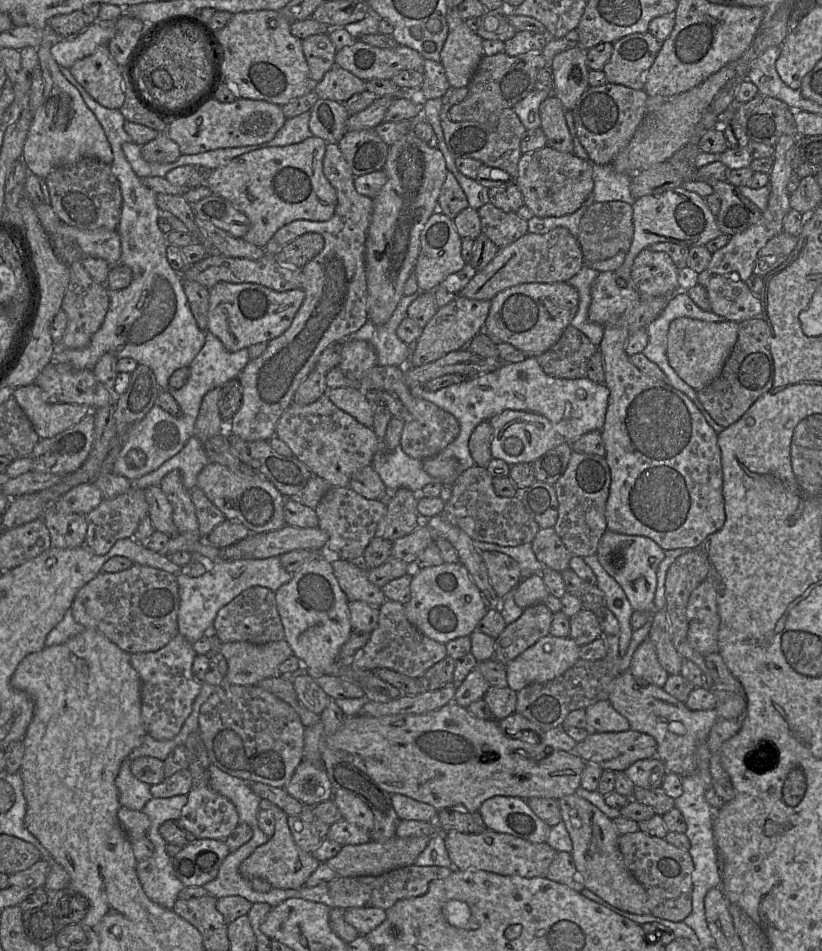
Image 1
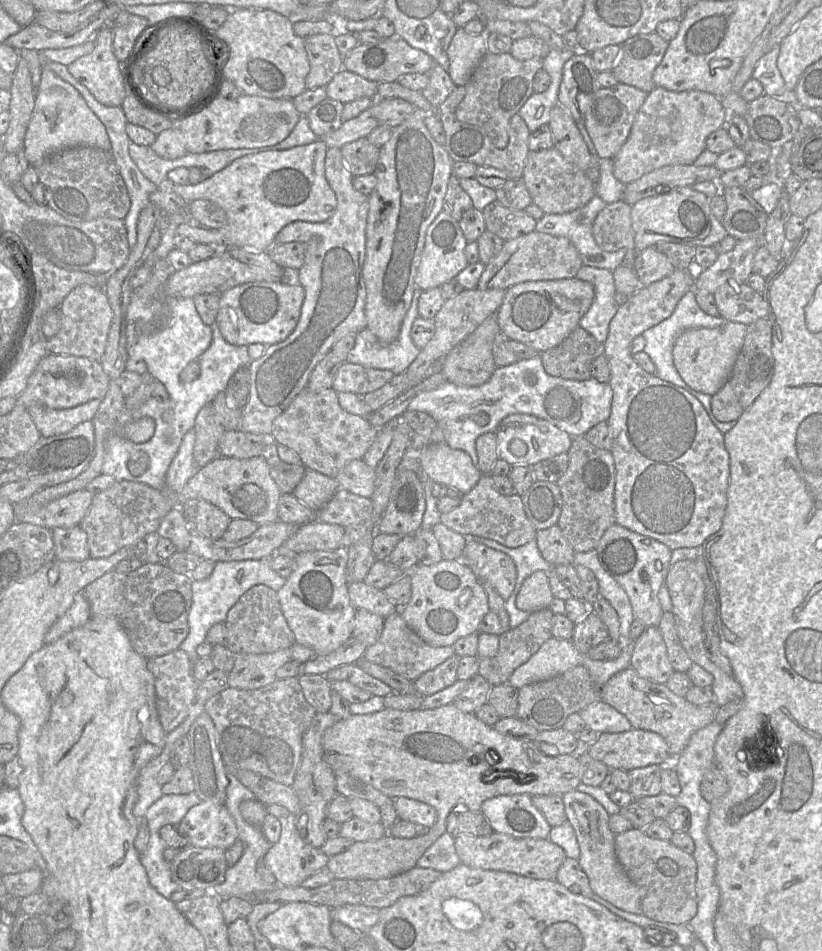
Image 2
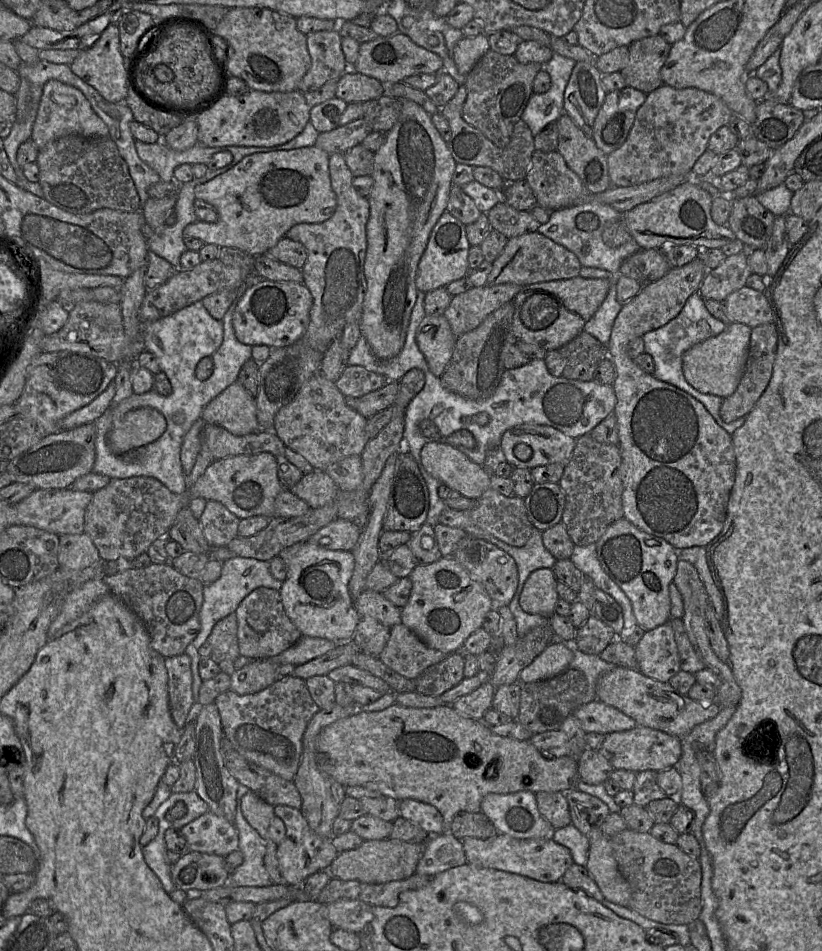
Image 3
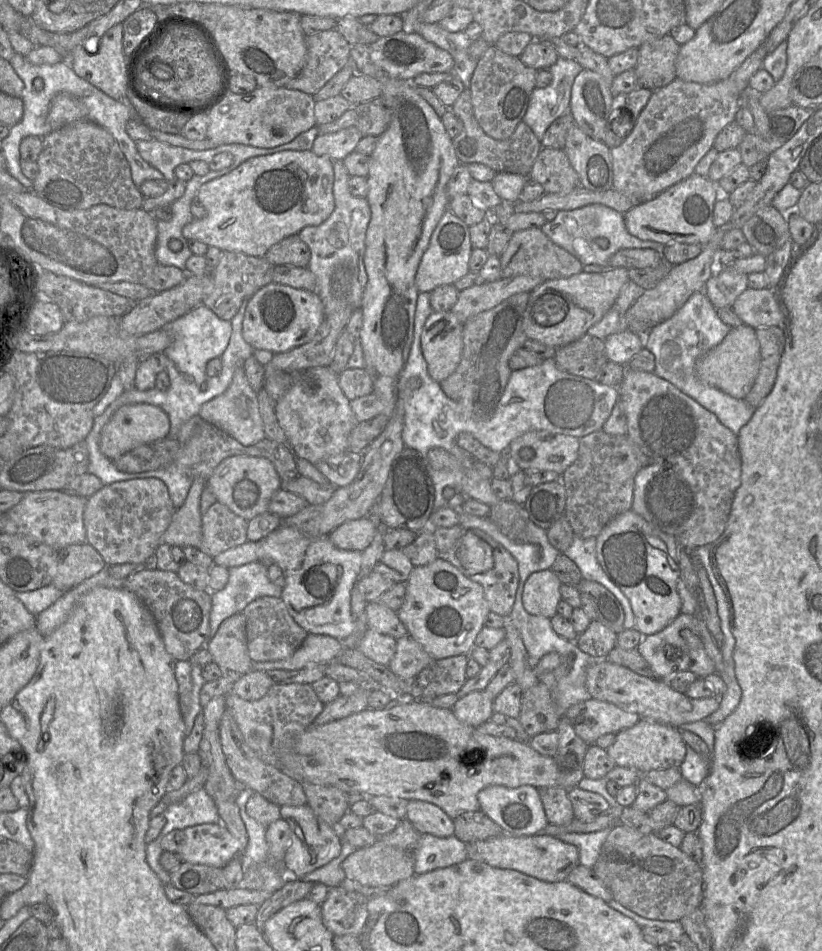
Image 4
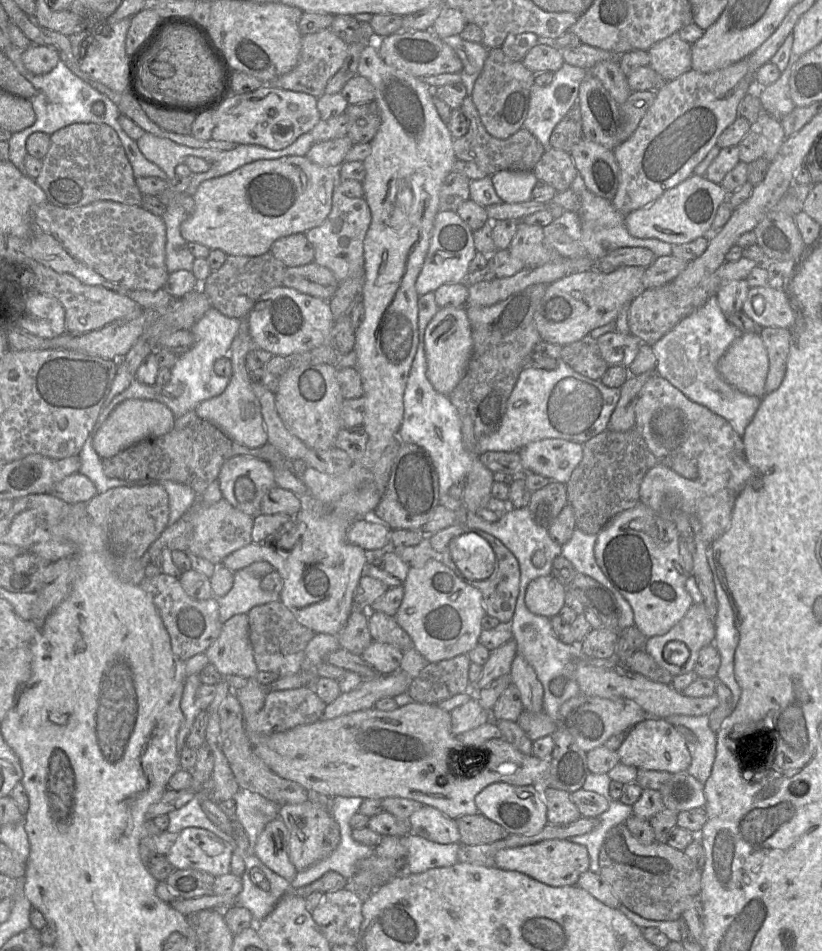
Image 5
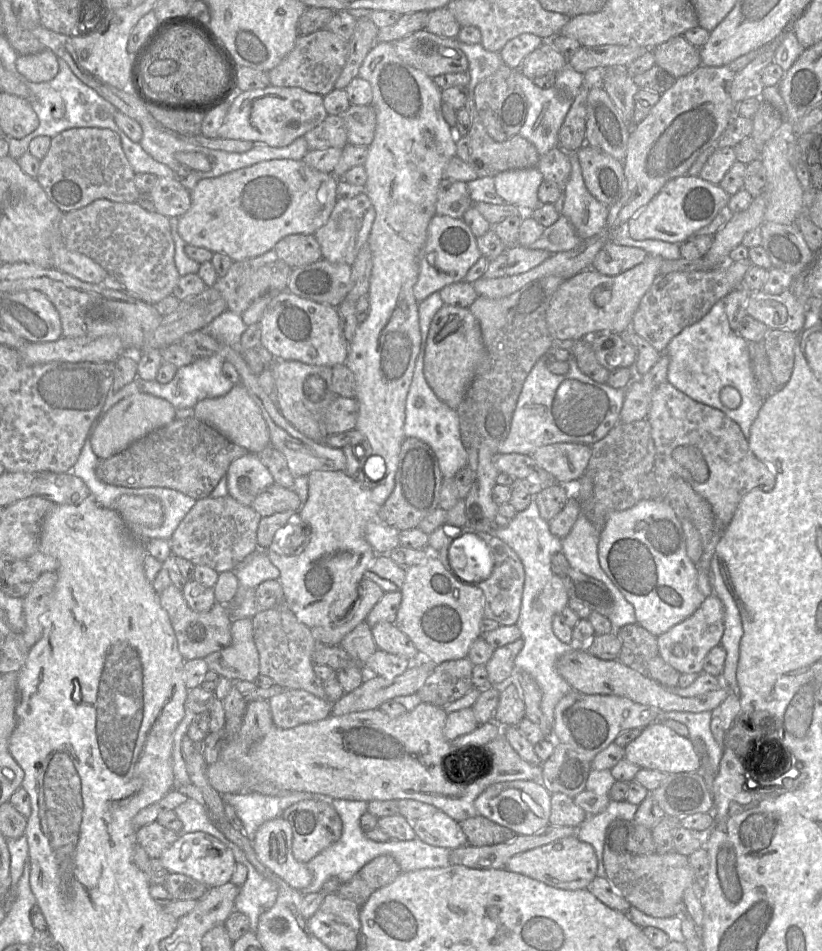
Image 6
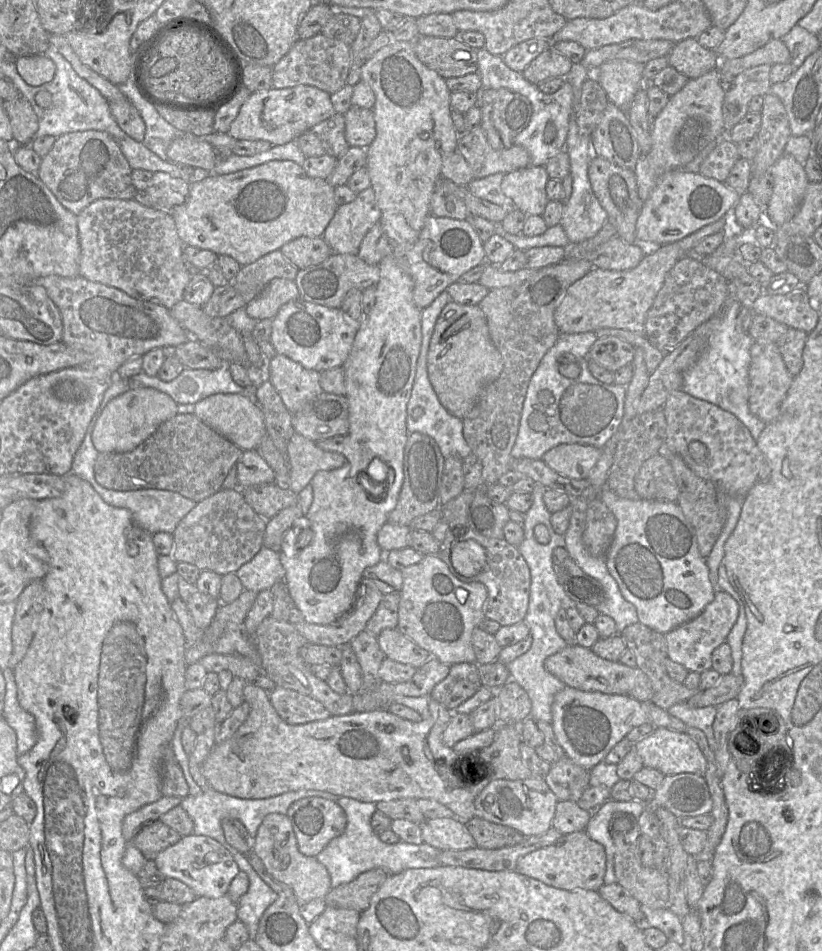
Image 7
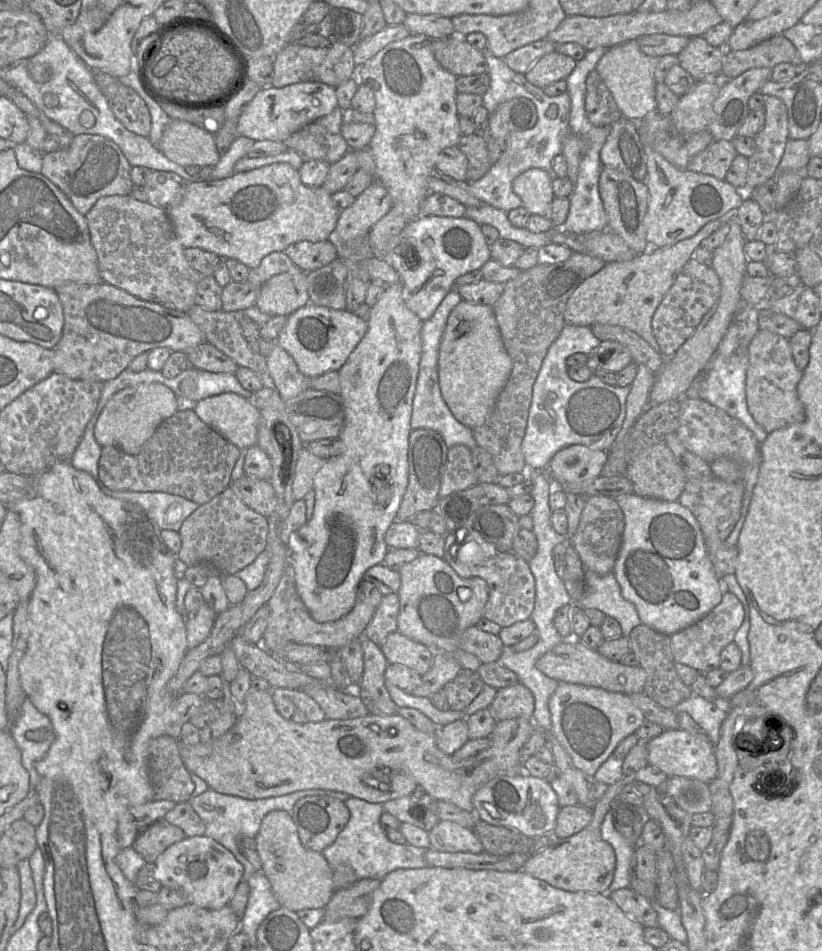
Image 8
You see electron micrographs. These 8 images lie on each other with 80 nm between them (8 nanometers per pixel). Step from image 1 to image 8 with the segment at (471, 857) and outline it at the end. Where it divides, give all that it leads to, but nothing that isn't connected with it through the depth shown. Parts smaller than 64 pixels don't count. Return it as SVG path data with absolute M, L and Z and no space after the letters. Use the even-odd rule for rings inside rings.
M623 776L621 780L608 785L606 792L591 808L593 818L589 825L570 837L553 839L549 846L529 857L522 871L566 891L606 893L614 879L616 856L613 847L601 836L601 824L611 810L614 799L628 782L634 780L634 777Z

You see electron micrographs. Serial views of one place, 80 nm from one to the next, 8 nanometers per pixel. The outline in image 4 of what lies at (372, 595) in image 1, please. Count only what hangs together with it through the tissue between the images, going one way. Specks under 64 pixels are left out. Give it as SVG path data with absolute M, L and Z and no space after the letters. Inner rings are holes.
M379 601L366 605L367 627L376 632L392 636L396 640L407 635L408 631L400 621L397 612Z

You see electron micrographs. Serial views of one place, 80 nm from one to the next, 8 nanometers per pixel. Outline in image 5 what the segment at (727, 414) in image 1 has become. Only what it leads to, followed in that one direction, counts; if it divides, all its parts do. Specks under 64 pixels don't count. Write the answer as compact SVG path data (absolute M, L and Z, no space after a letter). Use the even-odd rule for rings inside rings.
M760 328L760 335L768 355L769 367L765 394L775 391L782 383L787 366L791 334L786 328Z

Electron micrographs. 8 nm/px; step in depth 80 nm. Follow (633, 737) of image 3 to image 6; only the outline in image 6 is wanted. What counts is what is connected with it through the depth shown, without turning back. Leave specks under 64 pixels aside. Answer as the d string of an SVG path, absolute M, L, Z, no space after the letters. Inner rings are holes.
M656 721L645 728L641 734L625 748L625 757L631 763L663 773L700 772L701 759L688 737L677 734L661 721Z

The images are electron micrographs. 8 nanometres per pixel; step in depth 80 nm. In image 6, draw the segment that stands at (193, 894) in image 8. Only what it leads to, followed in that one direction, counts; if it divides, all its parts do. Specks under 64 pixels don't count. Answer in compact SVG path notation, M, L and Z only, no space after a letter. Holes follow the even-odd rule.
M205 832L178 833L179 839L160 857L169 873L187 875L208 888L222 886L231 881L236 860L233 851L219 839Z

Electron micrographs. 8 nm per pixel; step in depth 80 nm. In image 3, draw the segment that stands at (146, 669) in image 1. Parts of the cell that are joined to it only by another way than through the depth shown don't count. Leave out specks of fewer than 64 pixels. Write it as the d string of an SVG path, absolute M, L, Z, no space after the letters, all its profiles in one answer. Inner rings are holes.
M186 653L167 657L165 667L168 674L170 713L175 724L182 729L194 704L190 657Z

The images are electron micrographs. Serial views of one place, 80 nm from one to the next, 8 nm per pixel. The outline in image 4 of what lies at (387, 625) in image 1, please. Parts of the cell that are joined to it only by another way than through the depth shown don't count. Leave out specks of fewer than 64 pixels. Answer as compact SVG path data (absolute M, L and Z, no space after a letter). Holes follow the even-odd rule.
M409 634L396 640L396 651L388 668L404 680L412 680L434 659Z

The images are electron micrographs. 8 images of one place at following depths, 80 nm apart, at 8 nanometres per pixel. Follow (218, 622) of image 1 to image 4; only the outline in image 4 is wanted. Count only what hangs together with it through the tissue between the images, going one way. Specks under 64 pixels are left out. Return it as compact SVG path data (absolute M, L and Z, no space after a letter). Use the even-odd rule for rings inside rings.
M261 597L249 603L243 610L246 619L246 639L248 653L252 661L267 662L290 658L308 636L300 627L281 597Z

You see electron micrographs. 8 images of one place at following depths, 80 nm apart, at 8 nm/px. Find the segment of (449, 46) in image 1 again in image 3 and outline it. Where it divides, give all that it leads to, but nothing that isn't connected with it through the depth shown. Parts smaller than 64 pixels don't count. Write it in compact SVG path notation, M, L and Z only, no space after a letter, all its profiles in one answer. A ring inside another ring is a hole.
M484 33L459 40L453 49L453 60L459 74L467 76L488 50L488 36Z

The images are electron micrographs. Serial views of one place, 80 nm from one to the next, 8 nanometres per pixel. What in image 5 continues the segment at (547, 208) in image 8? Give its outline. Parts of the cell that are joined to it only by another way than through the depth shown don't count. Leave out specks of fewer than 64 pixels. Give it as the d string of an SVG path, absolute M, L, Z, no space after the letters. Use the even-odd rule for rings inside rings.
M502 170L490 176L497 195L504 203L522 203L532 199L532 190L538 182L533 171Z

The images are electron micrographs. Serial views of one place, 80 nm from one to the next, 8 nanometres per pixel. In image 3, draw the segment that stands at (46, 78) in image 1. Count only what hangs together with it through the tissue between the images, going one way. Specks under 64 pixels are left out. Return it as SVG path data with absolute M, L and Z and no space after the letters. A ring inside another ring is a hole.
M51 79L43 87L30 139L40 150L49 142L67 135L84 137L110 136L108 127L93 111L89 101L79 89Z

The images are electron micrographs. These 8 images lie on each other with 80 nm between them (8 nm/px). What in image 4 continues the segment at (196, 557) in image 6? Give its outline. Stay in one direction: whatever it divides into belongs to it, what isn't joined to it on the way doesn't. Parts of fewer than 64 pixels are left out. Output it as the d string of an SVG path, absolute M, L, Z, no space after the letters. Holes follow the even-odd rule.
M217 501L202 516L202 542L199 549L214 558L247 542L247 528L247 520Z

